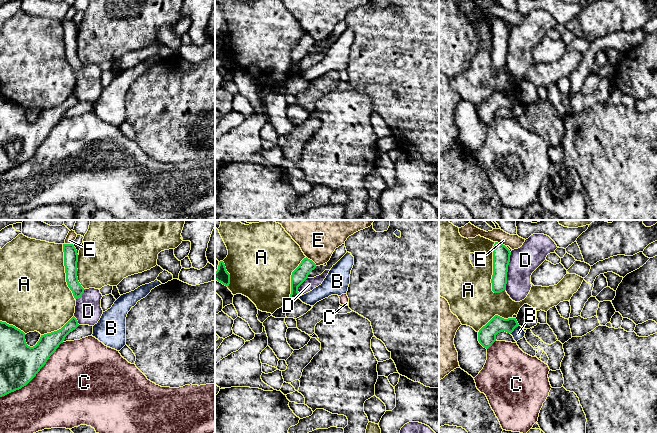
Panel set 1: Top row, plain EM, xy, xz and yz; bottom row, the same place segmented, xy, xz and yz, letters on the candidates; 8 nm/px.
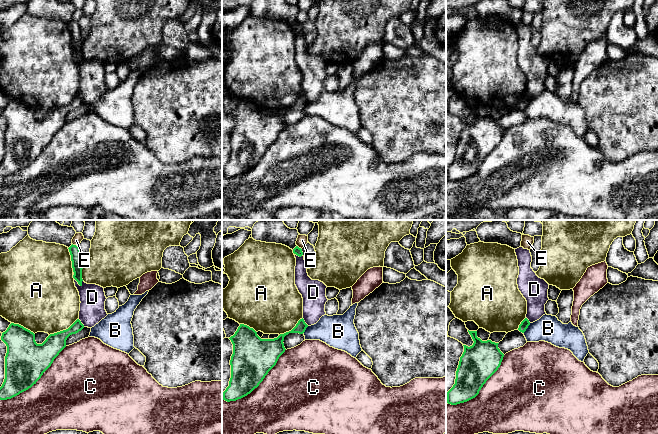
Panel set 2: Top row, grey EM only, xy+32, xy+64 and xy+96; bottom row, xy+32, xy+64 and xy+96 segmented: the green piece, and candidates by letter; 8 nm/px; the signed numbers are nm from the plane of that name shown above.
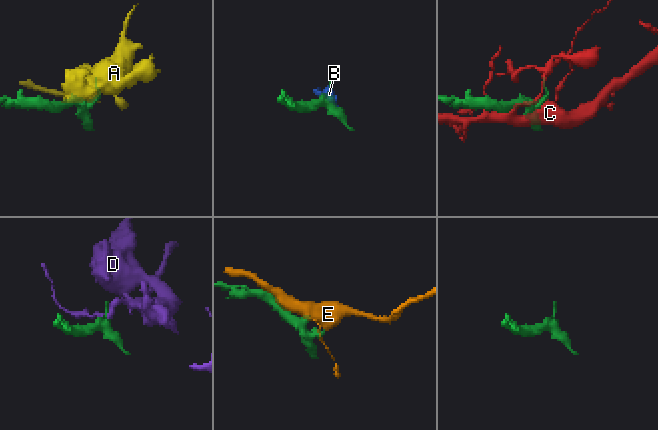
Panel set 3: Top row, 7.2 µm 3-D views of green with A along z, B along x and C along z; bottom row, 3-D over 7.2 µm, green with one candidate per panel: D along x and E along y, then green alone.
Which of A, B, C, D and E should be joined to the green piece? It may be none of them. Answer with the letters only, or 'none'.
none

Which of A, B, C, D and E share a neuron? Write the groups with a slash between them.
A / B / C / D / E

